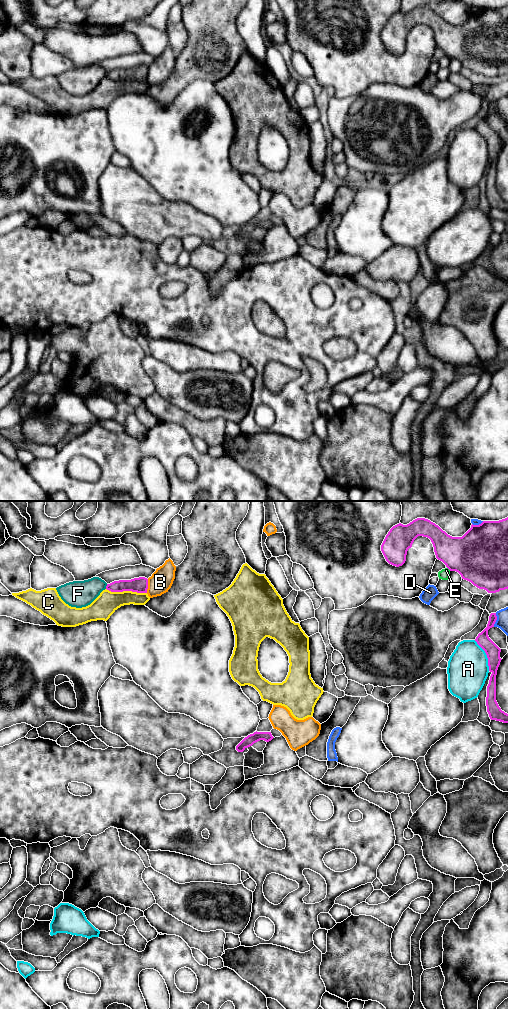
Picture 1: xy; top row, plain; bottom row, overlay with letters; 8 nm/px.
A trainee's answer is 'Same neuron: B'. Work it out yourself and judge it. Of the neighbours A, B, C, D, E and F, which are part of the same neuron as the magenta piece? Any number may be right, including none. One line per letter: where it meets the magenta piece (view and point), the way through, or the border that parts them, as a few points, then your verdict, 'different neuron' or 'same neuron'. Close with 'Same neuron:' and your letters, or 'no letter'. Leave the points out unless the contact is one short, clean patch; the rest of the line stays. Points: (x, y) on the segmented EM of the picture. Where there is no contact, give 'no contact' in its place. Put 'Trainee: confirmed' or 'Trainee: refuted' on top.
Trainee: refuted
A: xy (486, 654) | different neuron
B: xy (147, 586) | different neuron
C: xy (126, 590) | different neuron
D: xy (496, 619) | different neuron
E: xy (449, 569) | different neuron
F: xy (106, 586) | different neuron
Same neuron: no letter

